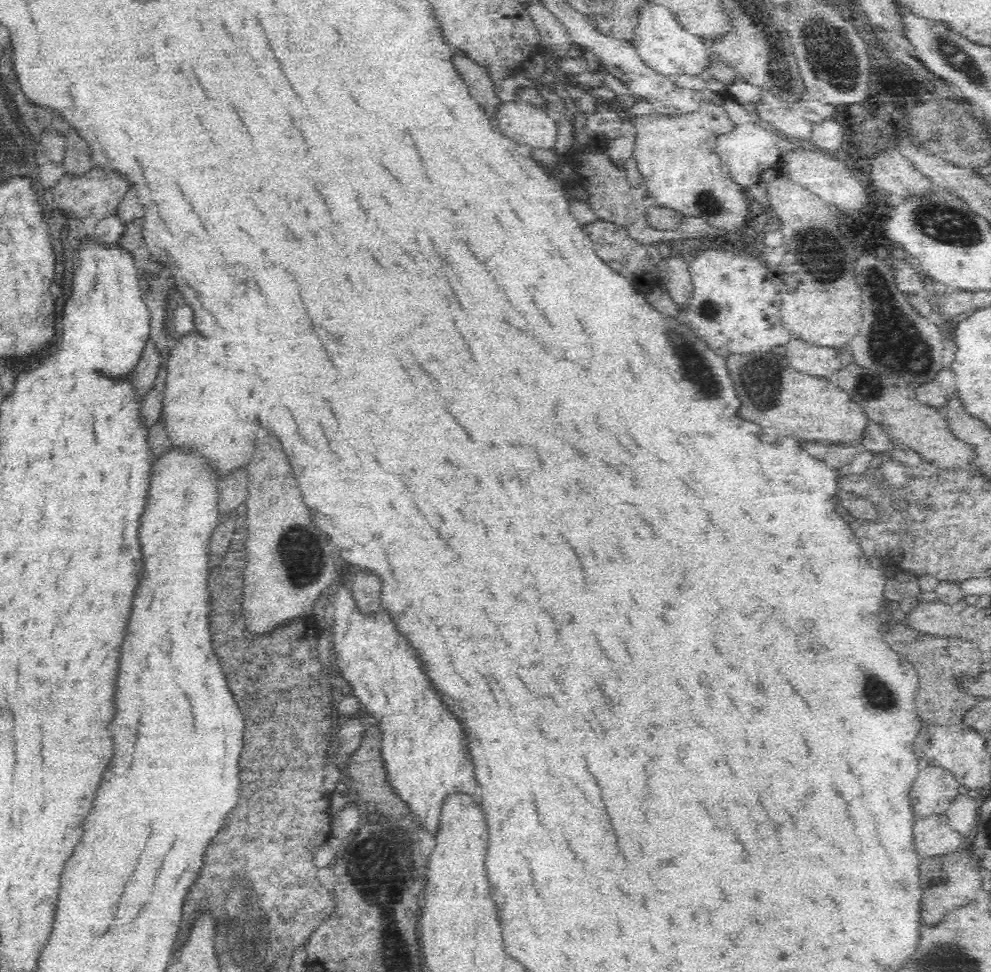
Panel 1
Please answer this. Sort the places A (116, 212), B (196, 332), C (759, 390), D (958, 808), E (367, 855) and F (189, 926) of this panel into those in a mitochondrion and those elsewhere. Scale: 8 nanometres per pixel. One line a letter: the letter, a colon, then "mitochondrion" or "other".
A: other
B: other
C: mitochondrion
D: other
E: mitochondrion
F: other

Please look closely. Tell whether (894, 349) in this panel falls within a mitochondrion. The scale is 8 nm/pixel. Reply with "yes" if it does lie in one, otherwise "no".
yes

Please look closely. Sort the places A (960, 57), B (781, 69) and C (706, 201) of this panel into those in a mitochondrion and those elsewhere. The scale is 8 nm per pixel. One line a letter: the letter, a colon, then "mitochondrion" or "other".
A: mitochondrion
B: mitochondrion
C: mitochondrion

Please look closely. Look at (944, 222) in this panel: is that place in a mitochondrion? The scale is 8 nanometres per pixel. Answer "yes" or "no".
yes

